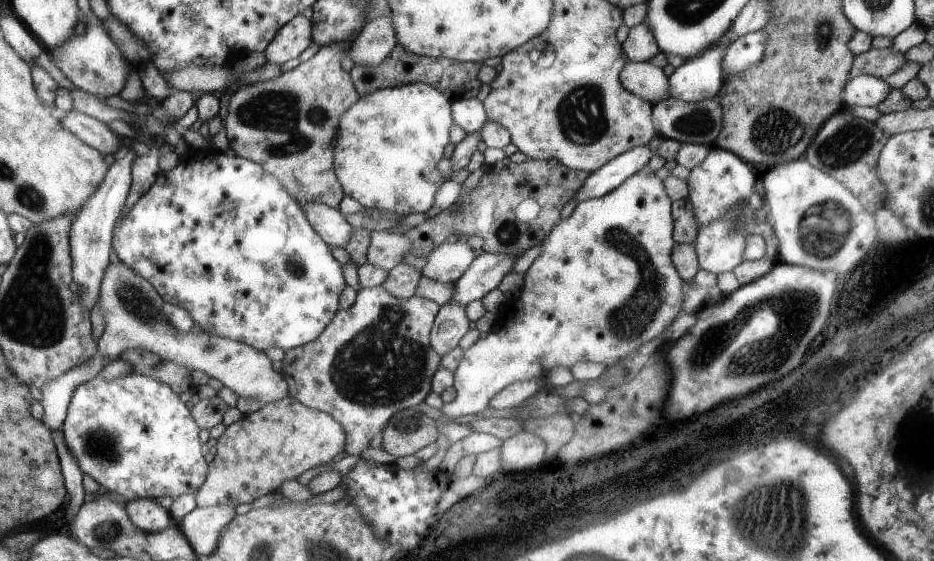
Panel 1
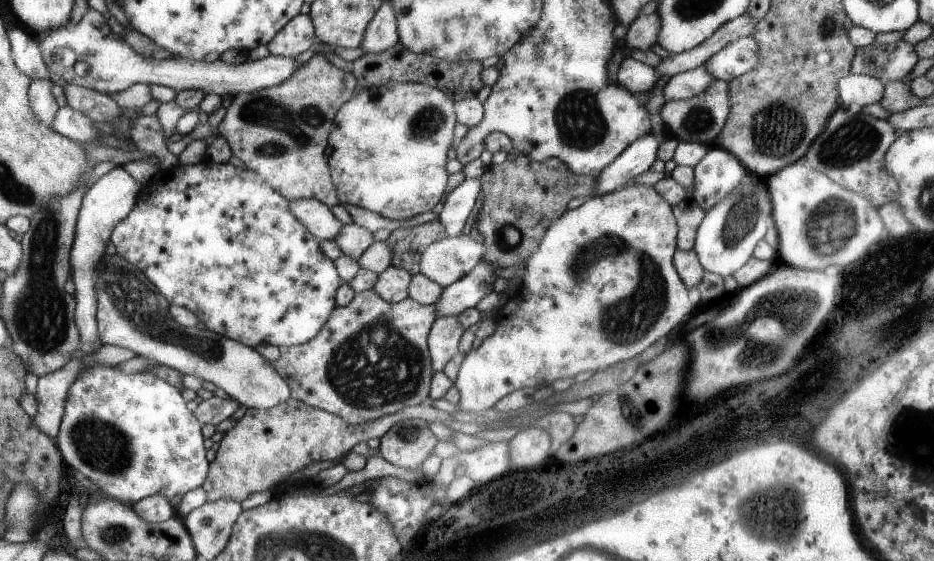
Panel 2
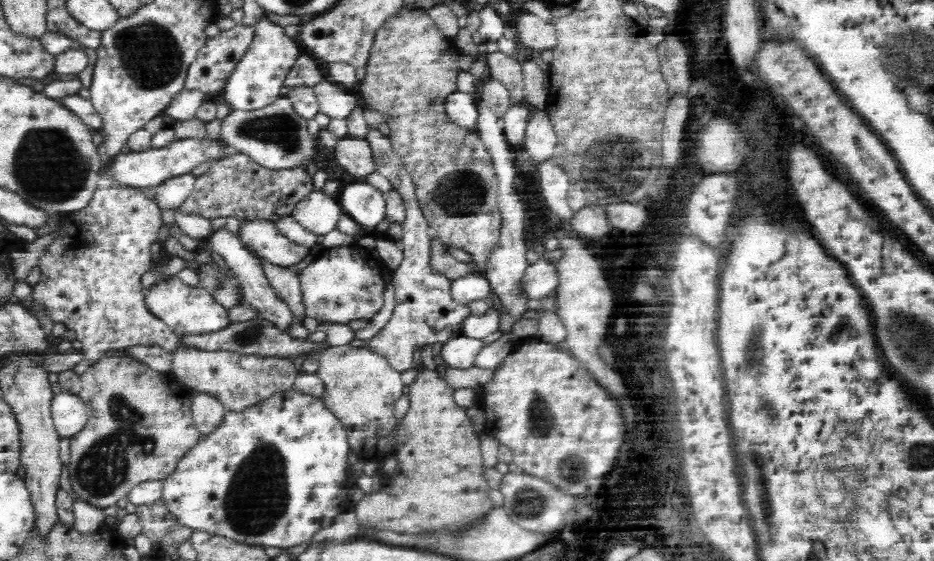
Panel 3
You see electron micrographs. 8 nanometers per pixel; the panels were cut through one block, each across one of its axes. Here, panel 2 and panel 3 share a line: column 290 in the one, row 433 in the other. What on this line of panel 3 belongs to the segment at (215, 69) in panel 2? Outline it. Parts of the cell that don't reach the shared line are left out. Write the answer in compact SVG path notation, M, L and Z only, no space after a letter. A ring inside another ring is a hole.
M61 391L51 401L51 417L59 436L71 438L88 420L89 410L79 395Z

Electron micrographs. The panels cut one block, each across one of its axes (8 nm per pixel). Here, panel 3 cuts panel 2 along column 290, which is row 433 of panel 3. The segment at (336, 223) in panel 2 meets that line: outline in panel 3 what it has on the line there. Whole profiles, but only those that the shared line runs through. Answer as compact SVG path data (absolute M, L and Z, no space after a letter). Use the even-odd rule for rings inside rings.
M191 393L190 404L195 427L204 436L212 433L227 413L224 406L207 393Z

